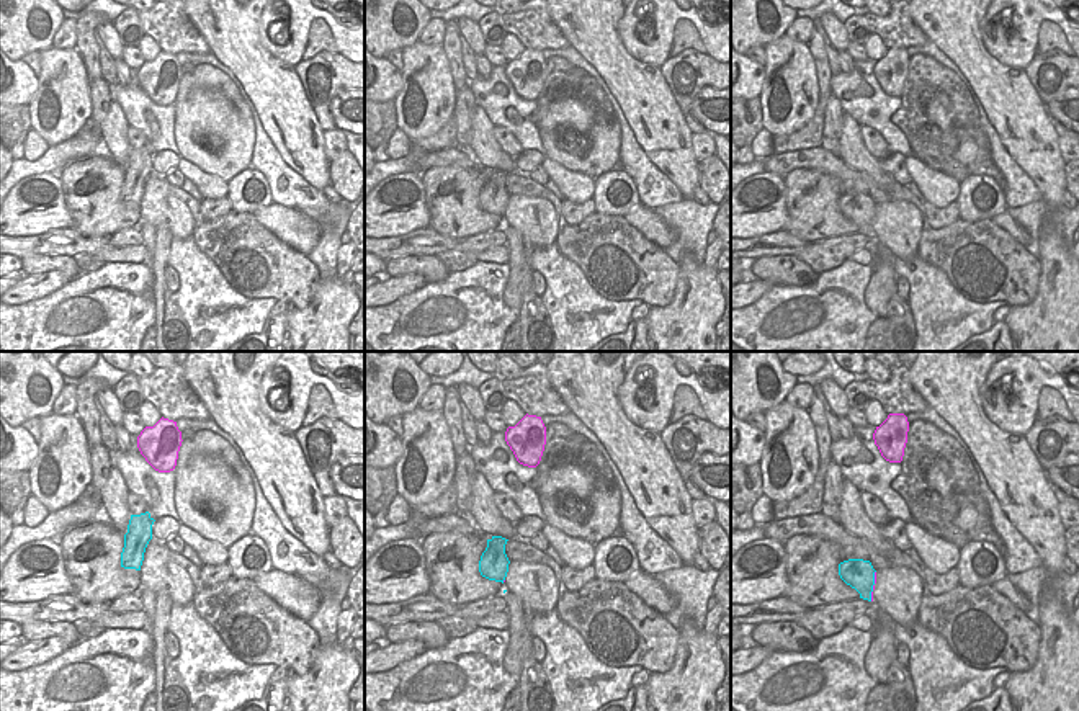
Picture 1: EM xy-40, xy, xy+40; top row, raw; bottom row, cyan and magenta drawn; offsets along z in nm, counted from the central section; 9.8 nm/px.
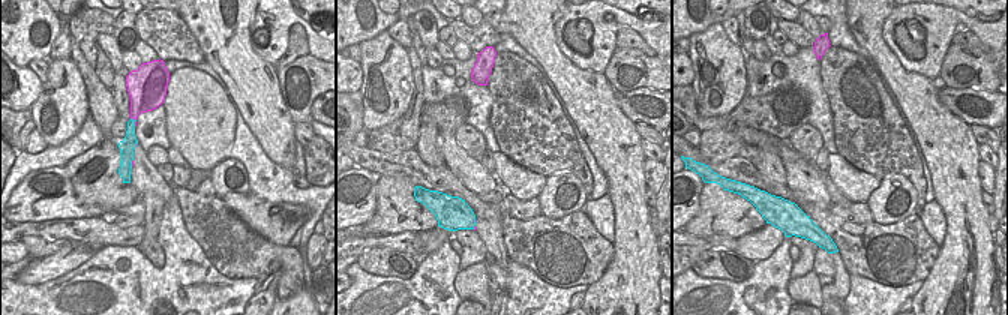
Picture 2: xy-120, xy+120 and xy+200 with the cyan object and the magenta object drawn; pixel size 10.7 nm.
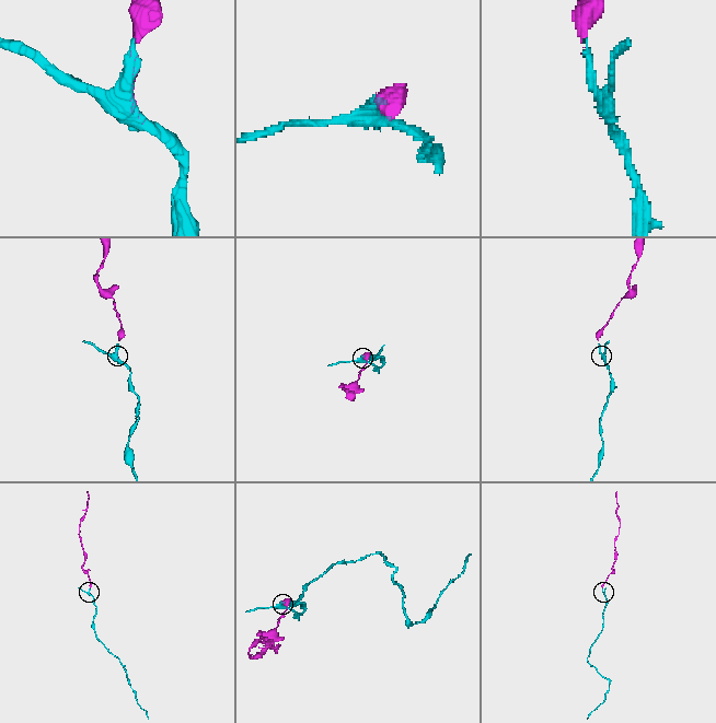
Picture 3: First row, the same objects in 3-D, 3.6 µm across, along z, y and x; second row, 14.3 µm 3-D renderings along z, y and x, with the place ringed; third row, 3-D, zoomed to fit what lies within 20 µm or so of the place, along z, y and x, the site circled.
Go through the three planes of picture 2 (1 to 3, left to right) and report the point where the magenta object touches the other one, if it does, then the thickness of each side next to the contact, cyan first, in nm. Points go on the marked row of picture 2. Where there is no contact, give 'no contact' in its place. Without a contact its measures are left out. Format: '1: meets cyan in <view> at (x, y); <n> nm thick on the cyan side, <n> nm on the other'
1: meets cyan in xy-120 at (134, 122); 160 nm thick on the cyan side, 260 nm on the other
2: meets cyan in xy+120 at (474, 225); 340 nm thick on the cyan side, 30 nm on the other
3: no contact

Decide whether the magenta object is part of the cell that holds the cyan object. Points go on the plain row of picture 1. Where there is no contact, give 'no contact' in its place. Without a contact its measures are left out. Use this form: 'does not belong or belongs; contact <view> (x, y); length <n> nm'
belongs; contact xy+40 (873, 218); length 300 nm

